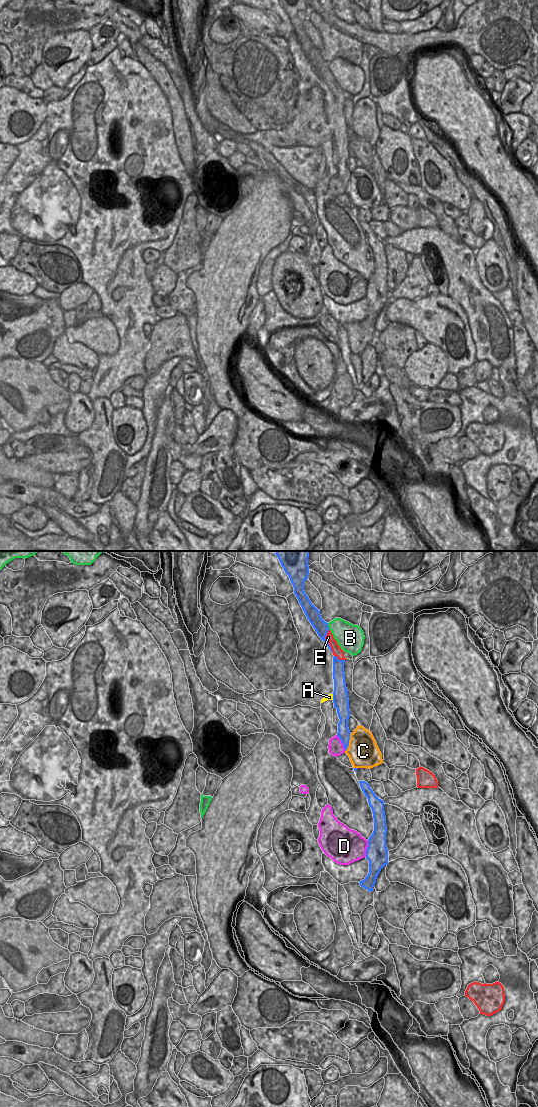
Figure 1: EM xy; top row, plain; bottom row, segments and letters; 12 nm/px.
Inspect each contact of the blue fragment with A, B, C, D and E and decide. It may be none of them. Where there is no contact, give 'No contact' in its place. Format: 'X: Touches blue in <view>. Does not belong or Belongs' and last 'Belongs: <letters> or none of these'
A: Touches blue in xy. Does not belong
B: Touches blue in xy. Does not belong
C: Touches blue in xy. Does not belong
D: Touches blue in xy. Does not belong
E: Touches blue in xy. Does not belong
Belongs: none of these

